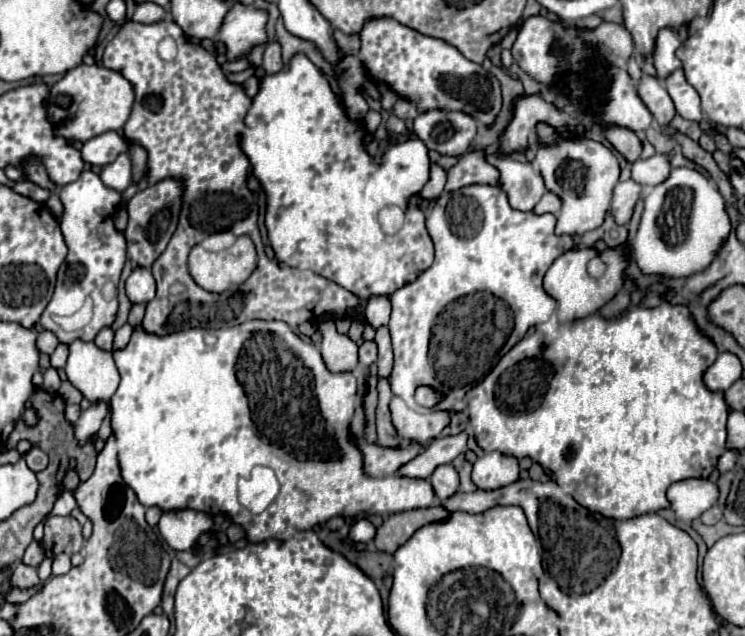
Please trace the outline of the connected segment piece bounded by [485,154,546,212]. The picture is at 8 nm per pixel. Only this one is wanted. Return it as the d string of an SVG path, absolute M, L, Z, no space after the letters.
M486 154L485 159L500 172L500 186L508 196L512 208L530 212L546 194L542 176L532 162L518 162L512 158L498 158Z

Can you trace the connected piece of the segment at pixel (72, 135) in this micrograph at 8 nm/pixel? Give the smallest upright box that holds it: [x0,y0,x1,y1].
[44,64,134,142]

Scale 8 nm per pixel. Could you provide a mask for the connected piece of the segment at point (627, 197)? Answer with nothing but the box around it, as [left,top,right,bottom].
[612,180,642,226]

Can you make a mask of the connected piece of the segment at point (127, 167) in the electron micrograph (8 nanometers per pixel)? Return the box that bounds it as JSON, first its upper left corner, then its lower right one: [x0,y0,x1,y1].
[100,154,132,192]

